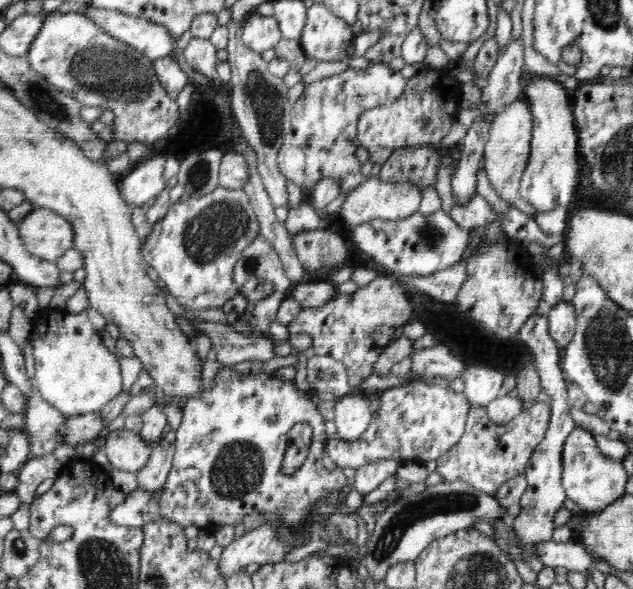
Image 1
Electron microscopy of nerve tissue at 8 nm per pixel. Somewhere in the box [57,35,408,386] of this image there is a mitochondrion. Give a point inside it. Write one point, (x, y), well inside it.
(100, 68)

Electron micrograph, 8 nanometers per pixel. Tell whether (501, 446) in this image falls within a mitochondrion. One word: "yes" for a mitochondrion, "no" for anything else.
no

